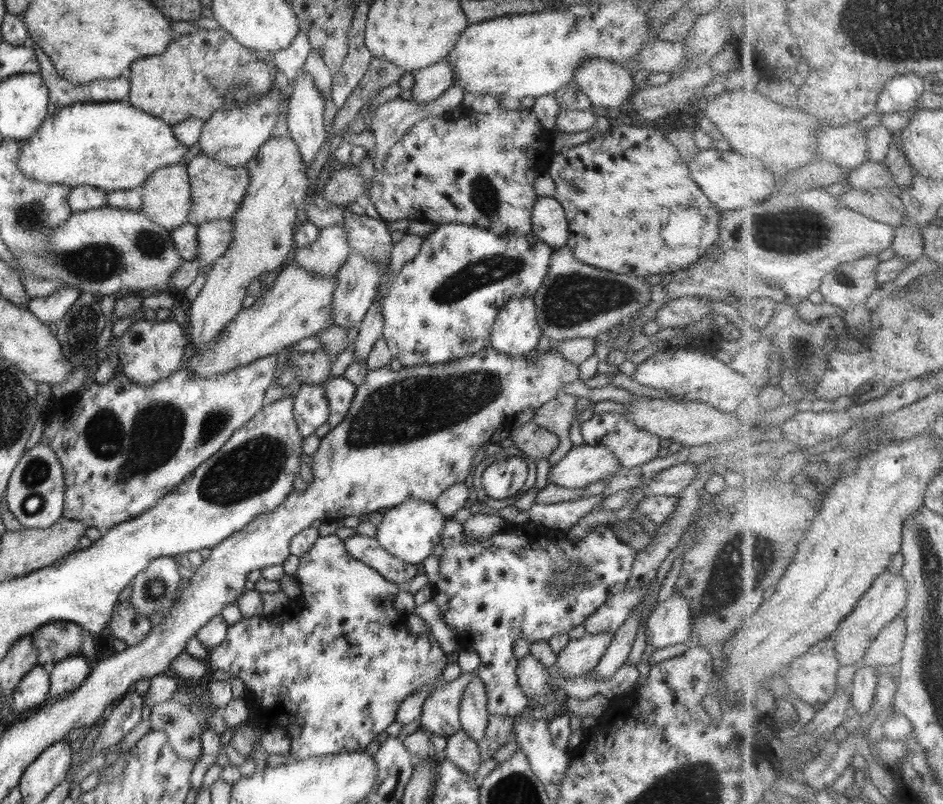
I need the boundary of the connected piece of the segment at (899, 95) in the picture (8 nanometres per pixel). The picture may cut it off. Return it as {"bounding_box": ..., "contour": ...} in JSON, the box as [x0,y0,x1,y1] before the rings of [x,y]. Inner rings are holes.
{"bounding_box":[878,72,926,114],"contour":[[[916,72],[898,75],[883,90],[878,109],[883,114],[911,111],[918,107],[918,100],[926,91],[924,75]]]}

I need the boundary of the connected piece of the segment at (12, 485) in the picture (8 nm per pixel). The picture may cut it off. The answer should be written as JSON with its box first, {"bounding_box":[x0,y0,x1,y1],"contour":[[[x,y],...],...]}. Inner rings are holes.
{"bounding_box":[5,442,64,529],"contour":[[[38,442],[21,457],[8,480],[5,503],[24,528],[46,529],[56,524],[64,512],[64,469],[52,448]]]}

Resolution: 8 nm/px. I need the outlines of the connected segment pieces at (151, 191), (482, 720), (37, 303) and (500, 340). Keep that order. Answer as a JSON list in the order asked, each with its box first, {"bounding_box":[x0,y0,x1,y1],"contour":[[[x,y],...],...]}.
[{"bounding_box":[141,162,191,230],"contour":[[[183,162],[156,169],[141,186],[143,212],[154,224],[172,230],[187,223],[191,207],[191,188],[187,165]]]},{"bounding_box":[459,676,489,743],"contour":[[[474,676],[465,688],[459,704],[461,730],[478,743],[485,737],[489,715],[485,684]]]},{"bounding_box":[27,286,81,325],"contour":[[[61,286],[59,291],[48,297],[32,300],[27,308],[42,324],[49,325],[62,320],[80,295],[81,292],[77,288]]]},{"bounding_box":[490,297,541,357],"contour":[[[514,297],[498,311],[490,331],[490,347],[505,355],[525,357],[534,352],[541,334],[533,299]]]}]

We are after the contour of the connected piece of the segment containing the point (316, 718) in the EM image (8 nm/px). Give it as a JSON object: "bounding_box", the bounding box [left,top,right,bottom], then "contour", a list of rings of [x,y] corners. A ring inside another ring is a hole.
{"bounding_box":[207,536,448,760],"contour":[[[319,536],[312,548],[299,557],[300,563],[294,575],[300,583],[300,596],[292,599],[287,607],[279,608],[271,615],[254,615],[242,617],[236,624],[228,627],[226,638],[222,644],[210,649],[207,663],[212,670],[224,670],[233,676],[238,676],[248,688],[247,700],[255,713],[255,720],[264,725],[279,725],[287,733],[291,742],[289,757],[304,760],[310,757],[356,752],[366,749],[376,736],[387,731],[387,726],[396,722],[396,715],[400,703],[420,690],[423,686],[437,680],[444,670],[448,655],[436,641],[430,626],[427,633],[413,634],[408,628],[405,616],[394,607],[394,600],[400,587],[396,583],[384,578],[371,566],[352,558],[345,549],[344,543],[338,536]]]}

